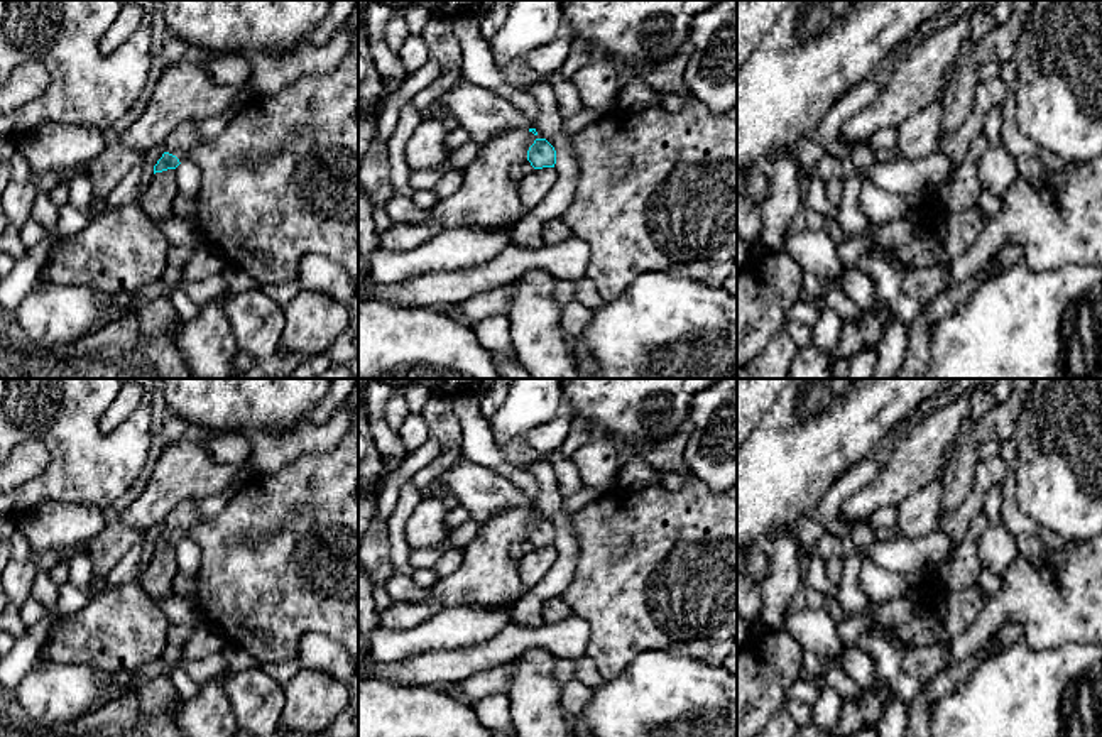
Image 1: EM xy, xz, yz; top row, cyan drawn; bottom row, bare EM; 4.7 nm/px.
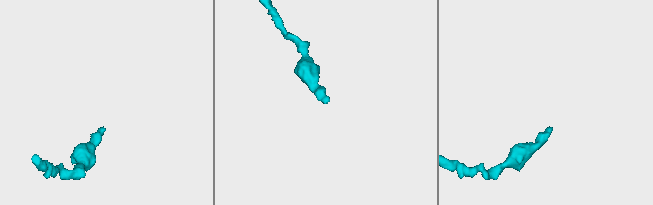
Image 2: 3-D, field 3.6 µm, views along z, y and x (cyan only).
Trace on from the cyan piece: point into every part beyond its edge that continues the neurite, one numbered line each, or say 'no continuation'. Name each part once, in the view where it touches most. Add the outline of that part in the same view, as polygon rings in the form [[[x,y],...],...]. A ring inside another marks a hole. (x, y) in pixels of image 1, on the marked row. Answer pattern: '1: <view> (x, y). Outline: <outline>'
1: xy (185, 137). Outline: [[[186,122],[166,140],[166,152],[176,156],[179,162],[183,162],[189,149],[198,144],[196,125],[198,122]]]

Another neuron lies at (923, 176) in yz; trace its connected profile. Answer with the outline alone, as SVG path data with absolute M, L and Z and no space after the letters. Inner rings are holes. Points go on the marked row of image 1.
M933 149L925 157L901 164L874 164L860 176L889 193L928 198L948 181L950 172L950 159Z

